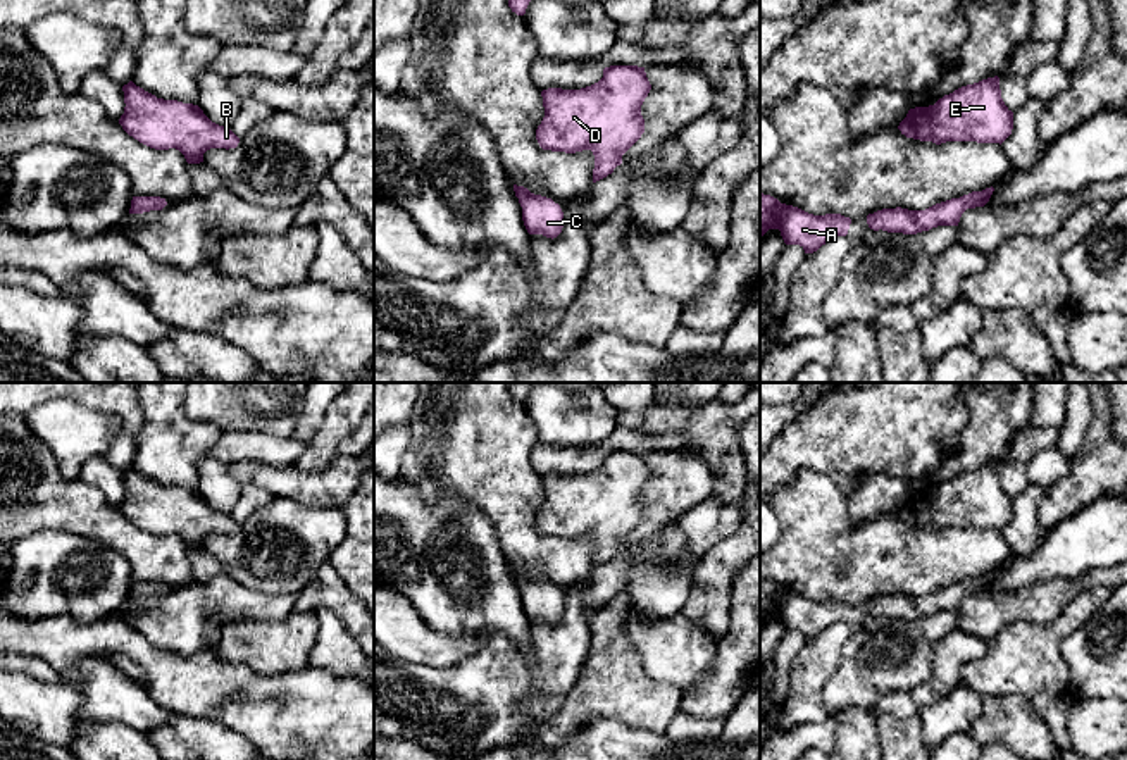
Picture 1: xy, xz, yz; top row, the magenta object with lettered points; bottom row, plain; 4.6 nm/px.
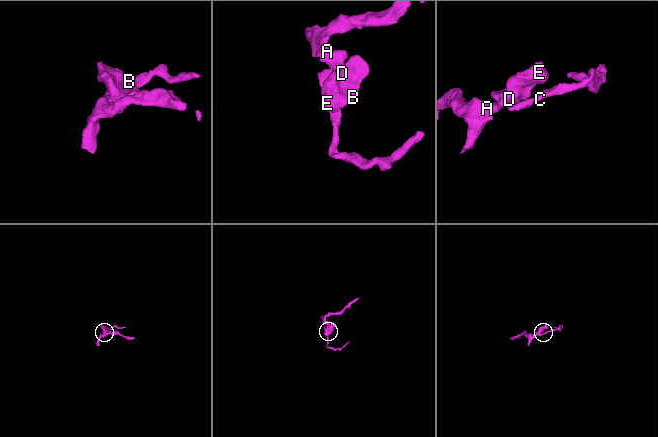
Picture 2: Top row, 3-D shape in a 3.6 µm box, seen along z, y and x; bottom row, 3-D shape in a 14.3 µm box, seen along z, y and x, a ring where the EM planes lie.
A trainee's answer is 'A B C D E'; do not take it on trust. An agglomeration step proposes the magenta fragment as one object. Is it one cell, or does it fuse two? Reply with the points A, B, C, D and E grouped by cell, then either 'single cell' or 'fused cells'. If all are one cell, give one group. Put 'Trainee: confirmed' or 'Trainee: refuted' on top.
Trainee: confirmed
A B C D E | single cell

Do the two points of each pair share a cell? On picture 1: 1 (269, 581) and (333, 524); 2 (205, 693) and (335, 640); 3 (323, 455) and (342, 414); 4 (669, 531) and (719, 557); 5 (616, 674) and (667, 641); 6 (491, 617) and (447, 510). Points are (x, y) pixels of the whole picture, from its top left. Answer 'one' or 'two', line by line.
1: one
2: two
3: one
4: two
5: two
6: one

